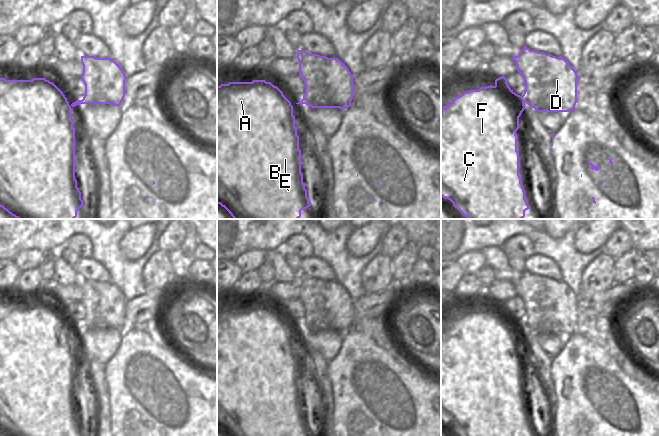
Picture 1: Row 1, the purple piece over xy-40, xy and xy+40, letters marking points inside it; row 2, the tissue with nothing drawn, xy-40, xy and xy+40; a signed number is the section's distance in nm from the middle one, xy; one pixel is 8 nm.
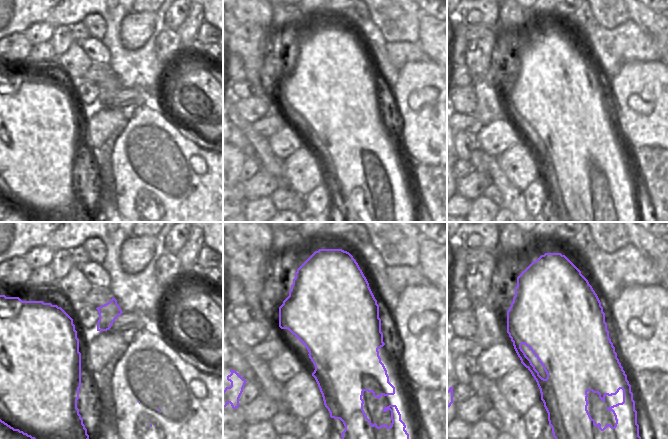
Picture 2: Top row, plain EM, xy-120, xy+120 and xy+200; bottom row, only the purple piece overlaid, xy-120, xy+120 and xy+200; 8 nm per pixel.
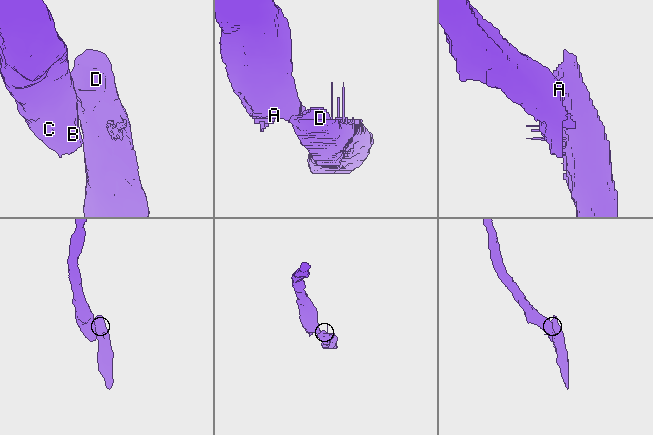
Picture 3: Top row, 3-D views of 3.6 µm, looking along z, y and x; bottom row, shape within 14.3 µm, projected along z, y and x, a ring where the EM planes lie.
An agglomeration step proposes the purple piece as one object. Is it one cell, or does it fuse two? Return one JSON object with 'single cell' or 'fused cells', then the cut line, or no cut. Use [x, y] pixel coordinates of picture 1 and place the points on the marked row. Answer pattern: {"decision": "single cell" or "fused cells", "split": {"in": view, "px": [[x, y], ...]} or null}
{"decision": "single cell", "split": null}

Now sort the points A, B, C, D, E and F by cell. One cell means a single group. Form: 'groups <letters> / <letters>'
groups A B C D E F

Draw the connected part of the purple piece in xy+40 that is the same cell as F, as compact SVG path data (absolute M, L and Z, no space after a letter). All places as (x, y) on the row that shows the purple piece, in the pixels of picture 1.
M526 46L520 51L518 56L511 58L517 65L517 71L525 81L525 91L522 96L516 94L508 85L507 79L501 76L495 80L495 85L481 87L479 90L470 90L451 101L450 104L443 106L441 110L441 196L450 200L453 206L469 219L523 219L525 211L529 205L525 199L525 191L519 175L519 153L517 151L516 131L519 127L519 117L525 109L524 103L537 110L538 112L572 112L577 103L577 72L571 64L562 56L556 57L544 52L530 50Z

